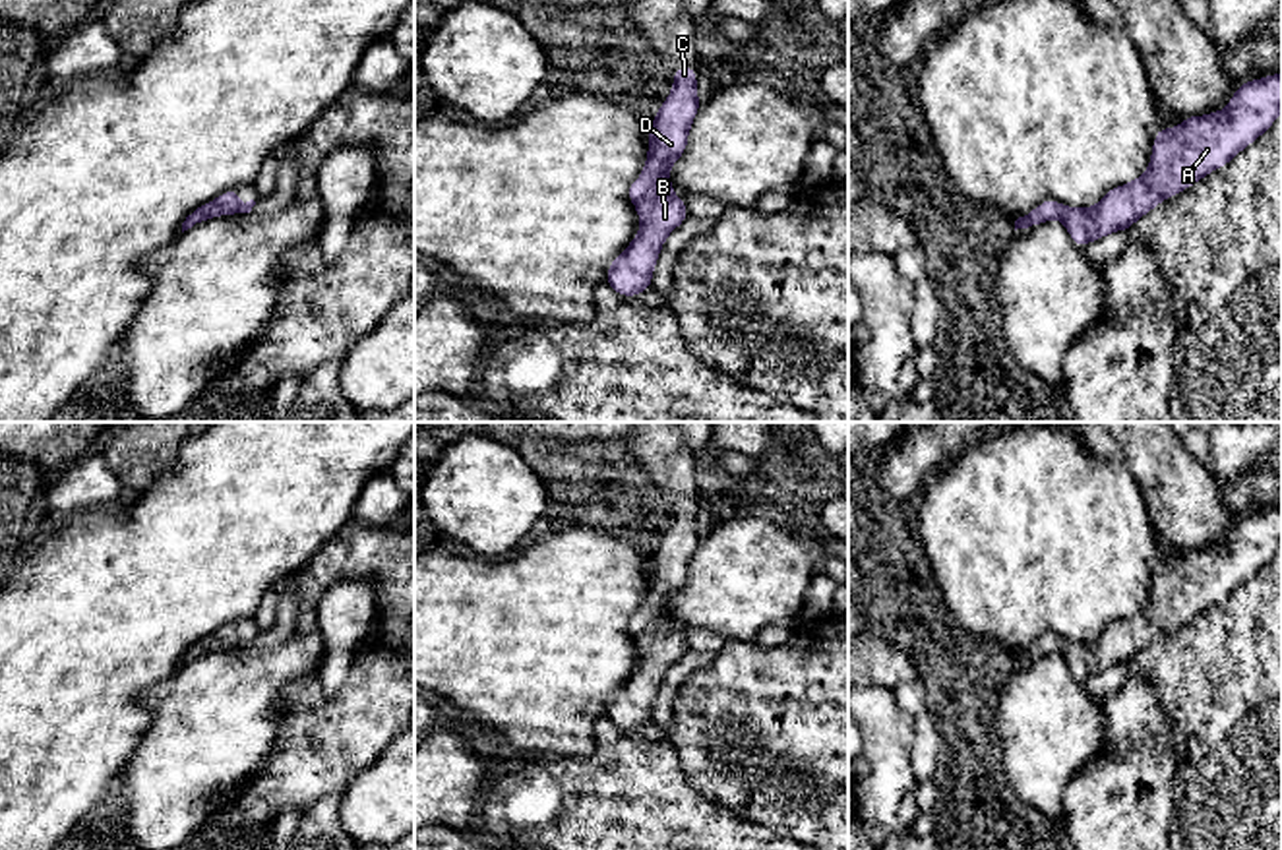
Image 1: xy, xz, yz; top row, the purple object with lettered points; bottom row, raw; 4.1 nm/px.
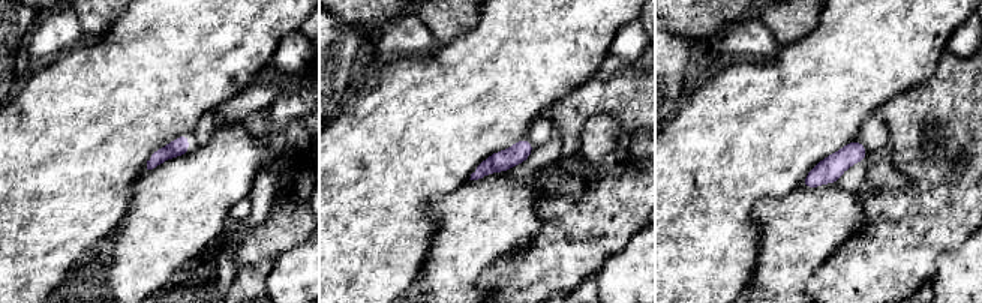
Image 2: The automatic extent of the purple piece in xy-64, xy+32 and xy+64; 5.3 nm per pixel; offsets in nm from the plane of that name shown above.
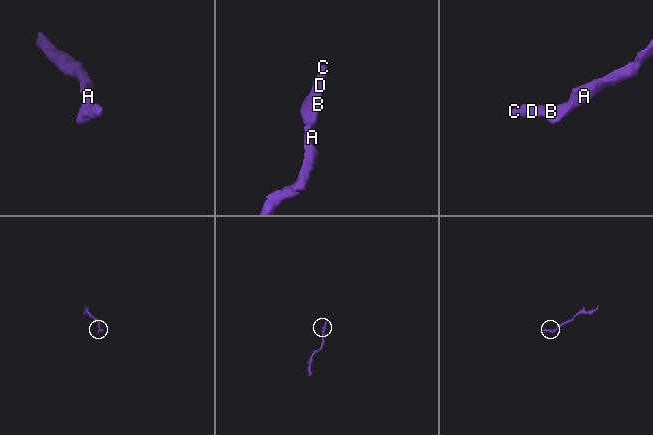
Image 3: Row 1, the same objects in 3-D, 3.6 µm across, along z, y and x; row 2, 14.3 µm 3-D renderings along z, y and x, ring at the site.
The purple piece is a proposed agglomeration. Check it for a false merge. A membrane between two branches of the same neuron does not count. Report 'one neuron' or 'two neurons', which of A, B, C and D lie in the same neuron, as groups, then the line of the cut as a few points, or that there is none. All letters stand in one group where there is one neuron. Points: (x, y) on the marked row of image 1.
one neuron; groups A B C D; cut none

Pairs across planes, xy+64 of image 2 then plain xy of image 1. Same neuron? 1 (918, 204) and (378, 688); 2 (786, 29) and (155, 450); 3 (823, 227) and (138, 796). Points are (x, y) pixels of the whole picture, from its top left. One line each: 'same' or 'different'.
1: same
2: same
3: same

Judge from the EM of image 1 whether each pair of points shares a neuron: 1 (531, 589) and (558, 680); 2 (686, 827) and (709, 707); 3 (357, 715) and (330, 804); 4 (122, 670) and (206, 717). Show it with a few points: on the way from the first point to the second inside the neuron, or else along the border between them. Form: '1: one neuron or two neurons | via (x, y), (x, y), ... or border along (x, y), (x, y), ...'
1: one neuron | via (531, 612), (531, 645), (537, 657)
2: two neurons | border along (672, 748), (682, 775), (703, 796), (732, 814)
3: two neurons | border along (341, 790), (320, 796), (303, 814)
4: two neurons | border along (181, 665), (140, 696), (150, 715), (144, 730)

